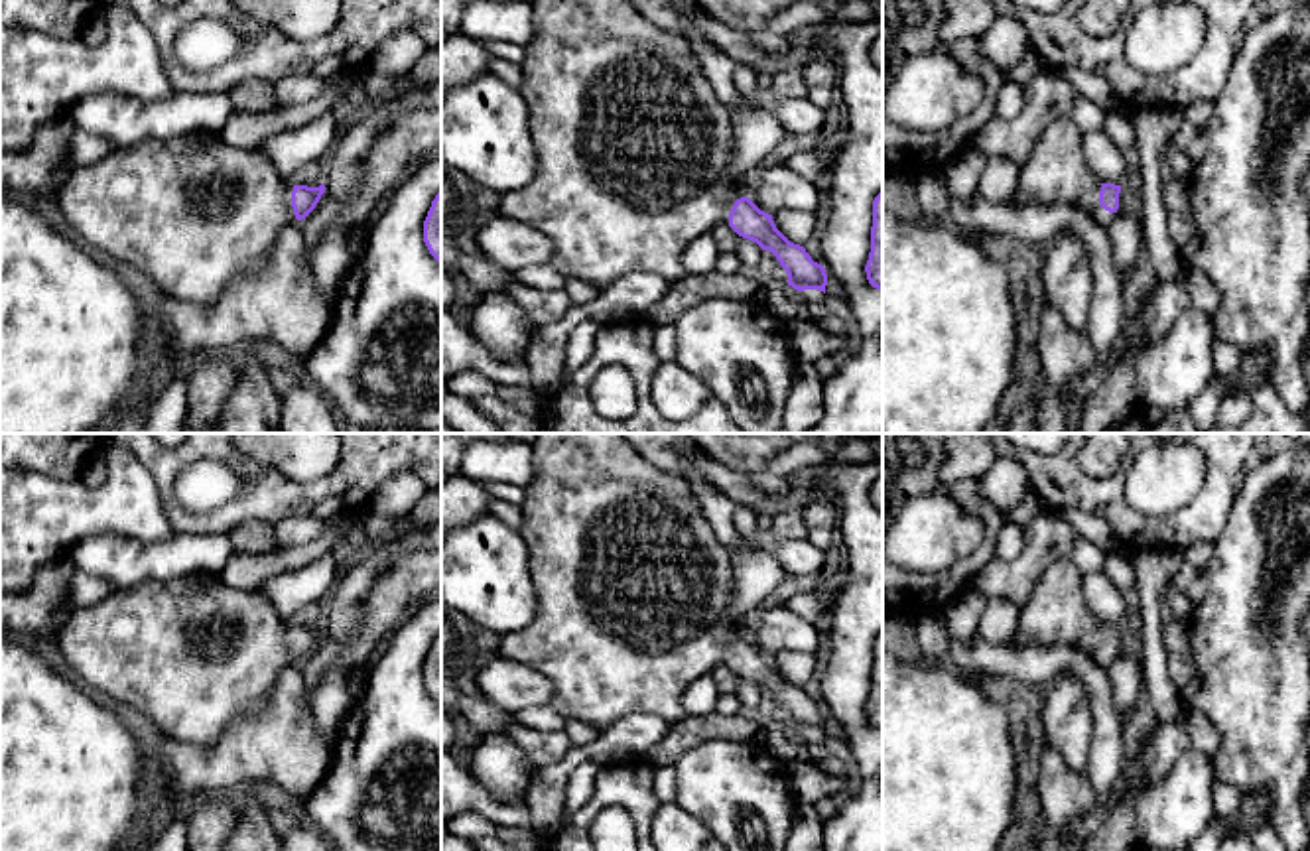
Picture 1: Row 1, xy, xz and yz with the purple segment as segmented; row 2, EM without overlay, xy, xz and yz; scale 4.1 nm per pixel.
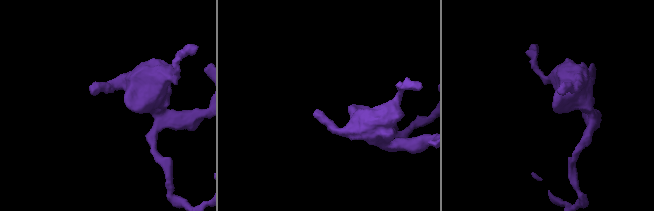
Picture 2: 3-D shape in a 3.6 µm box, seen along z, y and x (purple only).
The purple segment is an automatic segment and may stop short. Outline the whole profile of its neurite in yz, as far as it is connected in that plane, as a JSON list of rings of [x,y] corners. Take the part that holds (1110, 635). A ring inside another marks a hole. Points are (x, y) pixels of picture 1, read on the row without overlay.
[[[1068,556],[1050,563],[1018,609],[1018,624],[1009,640],[1016,646],[1066,644],[1083,650],[1097,666],[1109,670],[1117,658],[1121,626],[1101,624],[1085,603],[1083,573]]]

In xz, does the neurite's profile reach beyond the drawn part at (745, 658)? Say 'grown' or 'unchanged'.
grown

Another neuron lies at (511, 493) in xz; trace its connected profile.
[[[498,483],[489,487],[489,494],[520,506],[526,496],[526,487]]]

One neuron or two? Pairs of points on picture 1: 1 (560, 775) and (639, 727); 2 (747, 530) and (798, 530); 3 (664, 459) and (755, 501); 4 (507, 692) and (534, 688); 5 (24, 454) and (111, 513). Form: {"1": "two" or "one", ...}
{"1": "one", "2": "two", "3": "one", "4": "one", "5": "two"}

